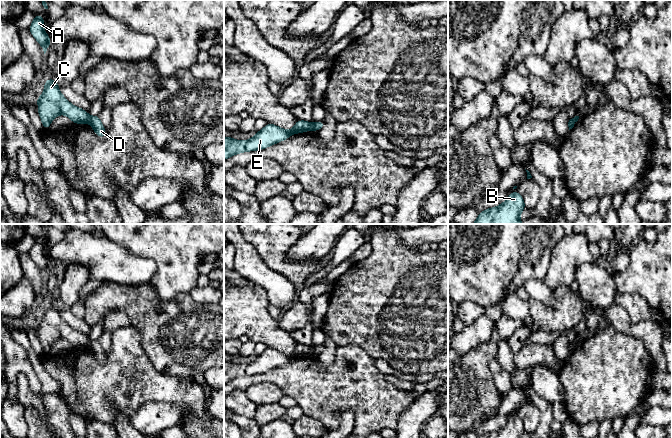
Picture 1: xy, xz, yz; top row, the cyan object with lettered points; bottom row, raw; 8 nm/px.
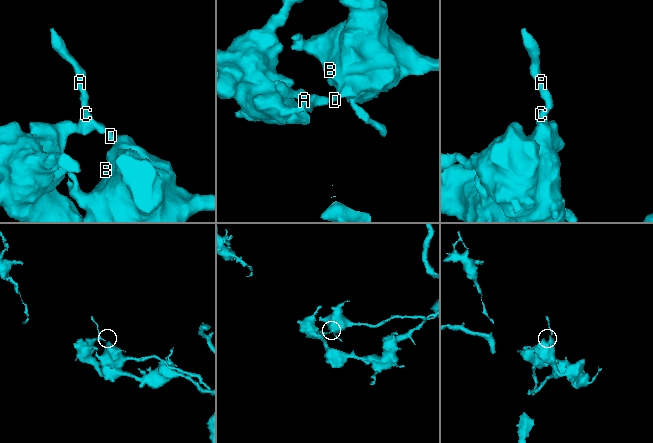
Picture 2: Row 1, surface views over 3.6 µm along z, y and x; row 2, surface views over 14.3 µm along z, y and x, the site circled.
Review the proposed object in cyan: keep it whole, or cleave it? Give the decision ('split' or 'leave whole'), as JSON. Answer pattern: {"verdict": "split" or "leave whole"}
{"verdict": "split"}

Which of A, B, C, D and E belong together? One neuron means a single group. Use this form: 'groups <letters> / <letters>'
groups A C E / B D

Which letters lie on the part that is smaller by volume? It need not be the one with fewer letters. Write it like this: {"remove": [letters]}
{"remove": ["B", "D"]}

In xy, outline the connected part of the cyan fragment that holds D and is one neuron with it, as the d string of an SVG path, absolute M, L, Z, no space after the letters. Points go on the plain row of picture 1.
M98 339L92 340L89 343L89 348L93 352L94 356L100 362L105 362L106 355Z

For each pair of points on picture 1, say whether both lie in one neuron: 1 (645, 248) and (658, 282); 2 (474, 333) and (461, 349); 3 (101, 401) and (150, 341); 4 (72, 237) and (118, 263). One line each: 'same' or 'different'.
1: same
2: same
3: different
4: same

